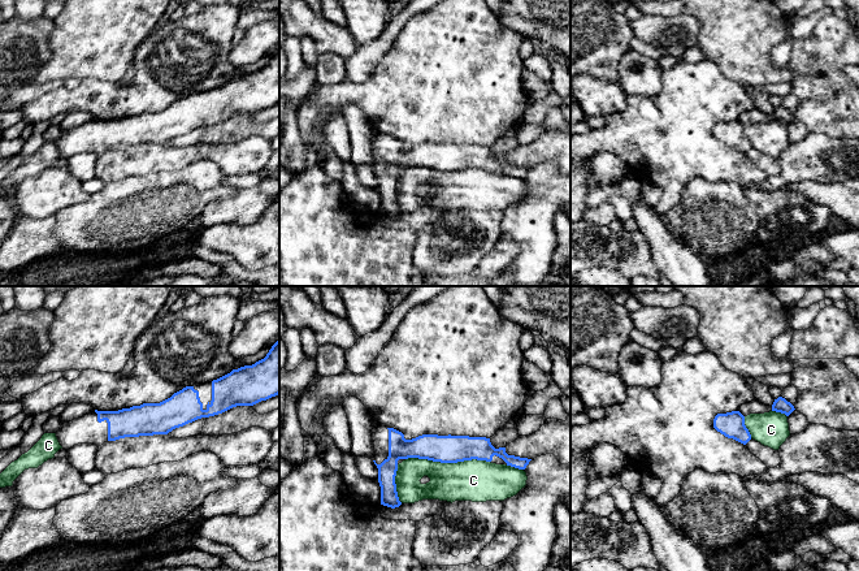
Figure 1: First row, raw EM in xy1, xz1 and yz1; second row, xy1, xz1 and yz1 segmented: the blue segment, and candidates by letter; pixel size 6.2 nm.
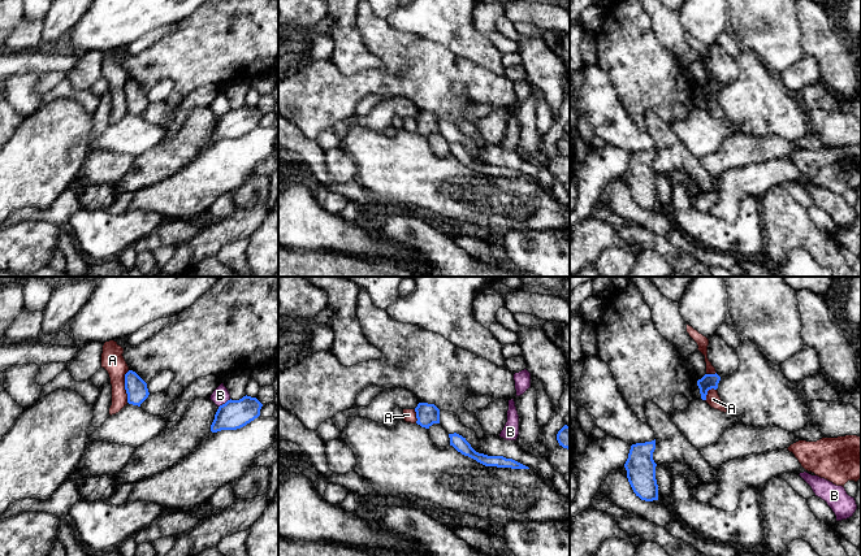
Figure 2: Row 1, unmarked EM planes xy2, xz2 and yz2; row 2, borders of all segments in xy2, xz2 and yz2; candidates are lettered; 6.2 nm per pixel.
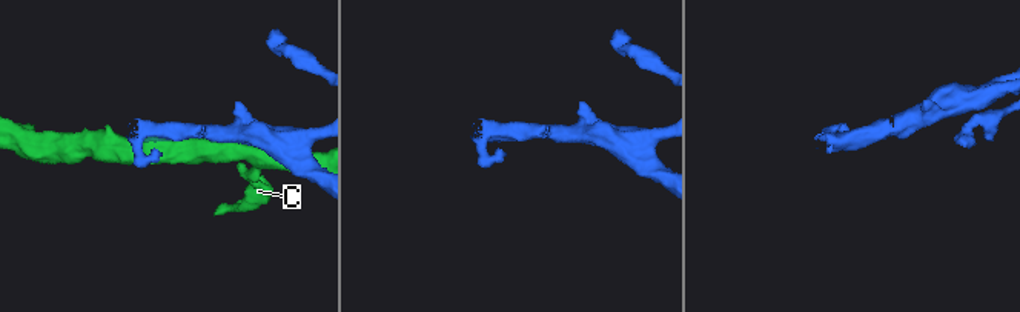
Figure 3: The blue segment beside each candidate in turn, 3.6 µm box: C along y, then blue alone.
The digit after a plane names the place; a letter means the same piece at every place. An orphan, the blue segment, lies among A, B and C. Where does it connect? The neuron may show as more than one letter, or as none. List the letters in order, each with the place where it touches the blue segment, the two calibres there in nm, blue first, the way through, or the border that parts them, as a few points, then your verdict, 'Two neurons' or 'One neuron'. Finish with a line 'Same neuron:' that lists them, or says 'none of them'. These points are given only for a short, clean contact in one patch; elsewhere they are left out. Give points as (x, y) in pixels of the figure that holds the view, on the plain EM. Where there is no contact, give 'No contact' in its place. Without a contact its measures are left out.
A: Touches blue at xy2 (125, 95). Thickness 130 nm (blue) against 140 nm. Boundary: xy2 (129, 79), (125, 83), (126, 111). Two neurons
B: Touches blue at xy2 (225, 112). Thickness 180 nm (blue) against 100 nm. Boundary: xy2 (230, 108), (219, 116). Two neurons
C: Touches blue at xz1 (448, 171). Thickness 180 nm (blue) against 260 nm. Two neurons
Same neuron: none of them

